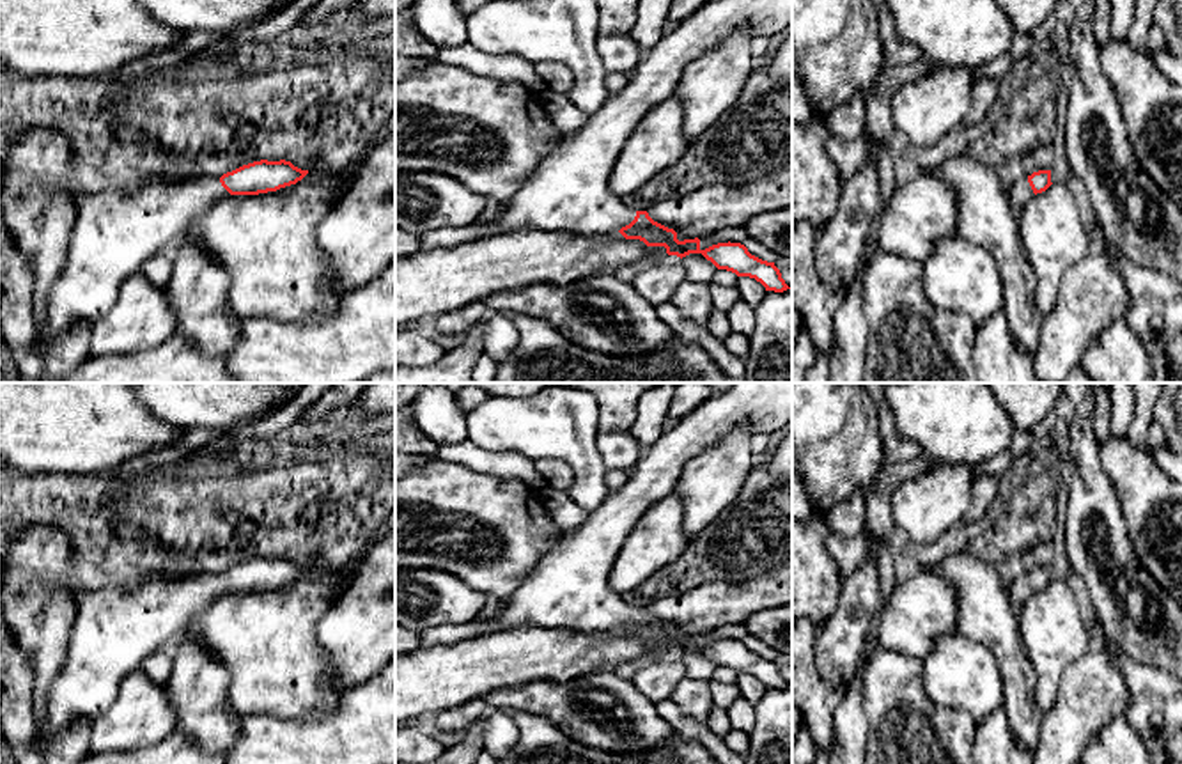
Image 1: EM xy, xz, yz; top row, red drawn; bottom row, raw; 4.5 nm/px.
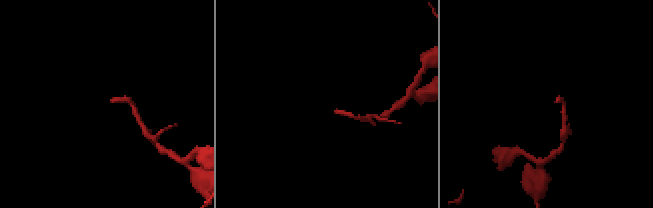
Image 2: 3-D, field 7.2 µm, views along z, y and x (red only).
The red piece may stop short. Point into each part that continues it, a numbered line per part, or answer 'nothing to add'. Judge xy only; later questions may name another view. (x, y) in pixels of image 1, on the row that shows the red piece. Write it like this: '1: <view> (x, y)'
1: xy (117, 229)

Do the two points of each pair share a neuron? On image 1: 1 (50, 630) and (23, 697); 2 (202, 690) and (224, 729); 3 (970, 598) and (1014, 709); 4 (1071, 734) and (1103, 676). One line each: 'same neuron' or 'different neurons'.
1: different neurons
2: same neuron
3: same neuron
4: same neuron

